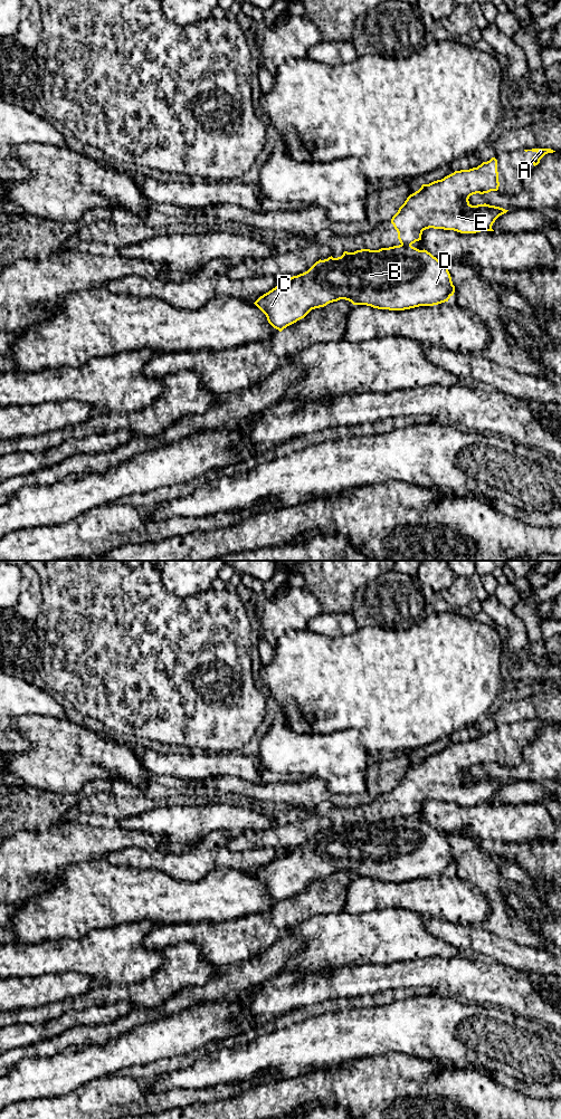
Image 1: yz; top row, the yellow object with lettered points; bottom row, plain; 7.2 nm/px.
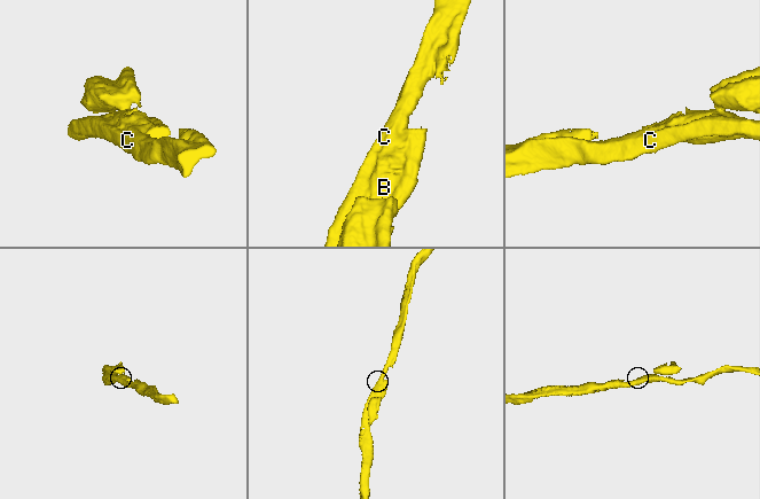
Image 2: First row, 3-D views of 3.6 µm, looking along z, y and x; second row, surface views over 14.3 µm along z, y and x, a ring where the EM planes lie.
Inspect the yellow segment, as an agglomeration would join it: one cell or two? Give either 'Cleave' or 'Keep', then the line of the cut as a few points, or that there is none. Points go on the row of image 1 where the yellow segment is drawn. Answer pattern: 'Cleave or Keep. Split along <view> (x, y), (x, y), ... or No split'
Cleave. Split along yz (401, 244), (410, 245)

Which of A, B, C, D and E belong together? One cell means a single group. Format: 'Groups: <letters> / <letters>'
Groups: A E / B C D

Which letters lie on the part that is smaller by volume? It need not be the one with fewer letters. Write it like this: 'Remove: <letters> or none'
Remove: A, E

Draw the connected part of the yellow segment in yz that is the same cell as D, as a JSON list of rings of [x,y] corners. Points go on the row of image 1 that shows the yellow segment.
[[[399,245],[379,250],[344,251],[337,258],[331,256],[324,260],[320,259],[307,271],[288,278],[284,285],[276,286],[260,296],[254,304],[266,315],[268,323],[282,332],[287,326],[304,318],[312,309],[324,307],[340,299],[349,300],[353,305],[367,305],[378,309],[405,310],[448,302],[454,293],[455,286],[444,261],[438,260],[425,249],[419,250],[411,245]]]

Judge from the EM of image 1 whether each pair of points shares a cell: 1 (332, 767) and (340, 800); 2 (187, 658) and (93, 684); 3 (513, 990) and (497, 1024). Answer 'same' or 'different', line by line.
1: different
2: same
3: different

